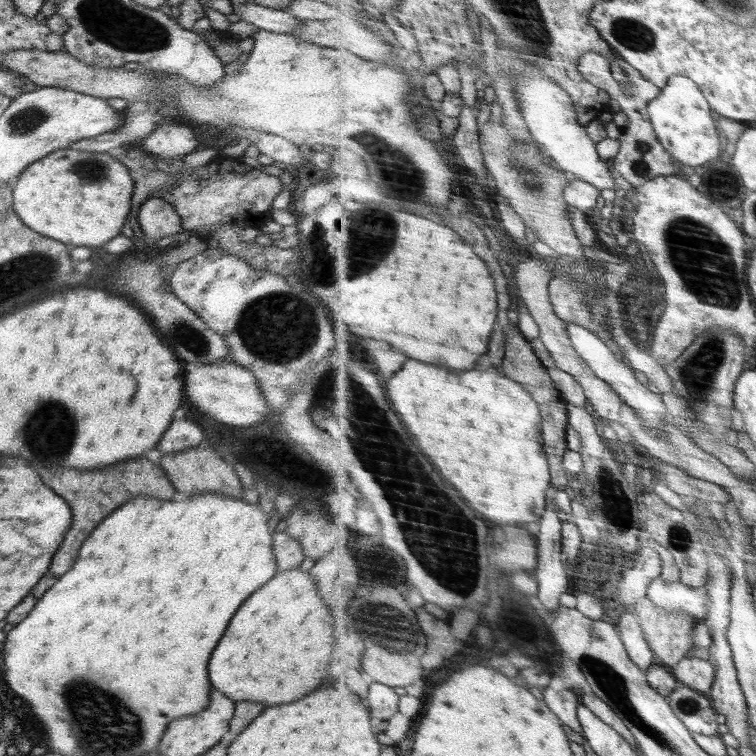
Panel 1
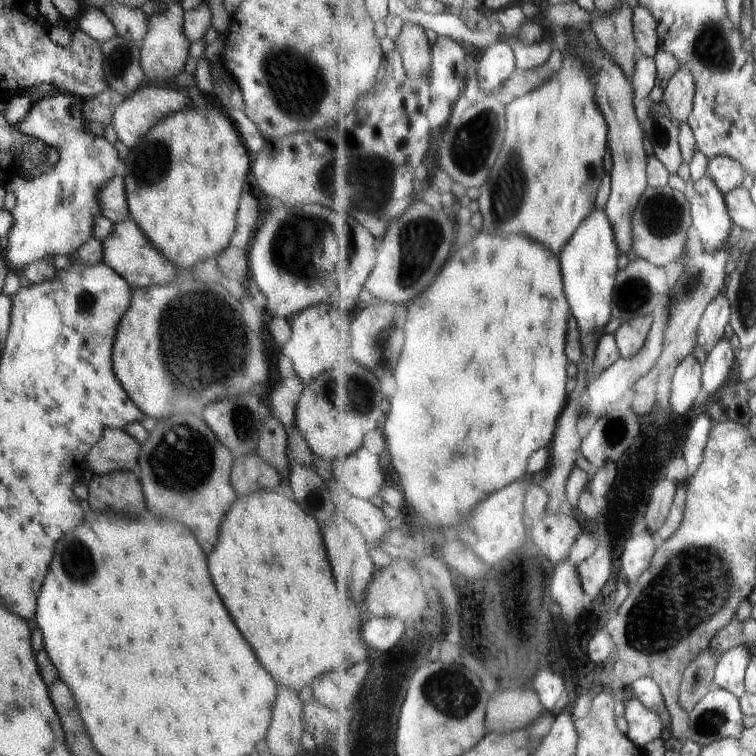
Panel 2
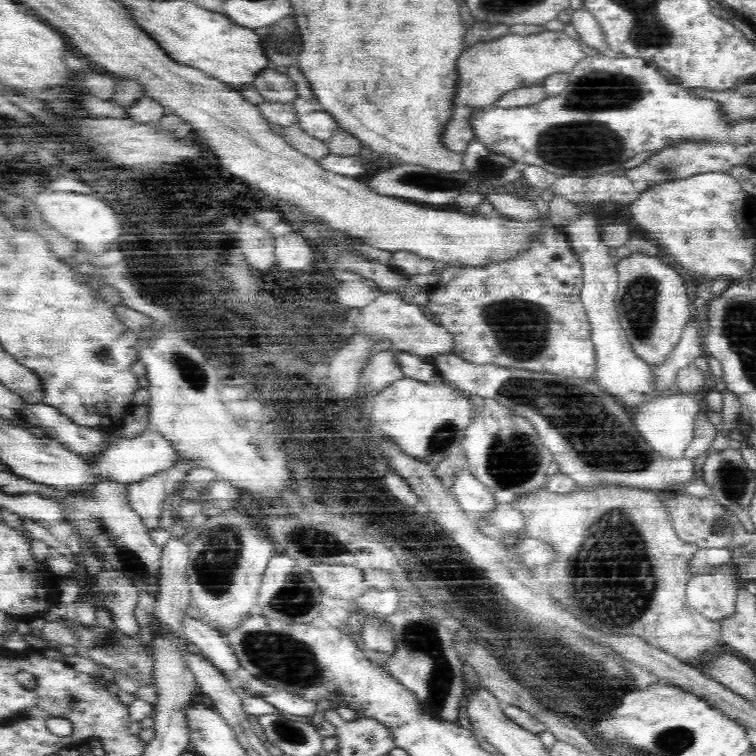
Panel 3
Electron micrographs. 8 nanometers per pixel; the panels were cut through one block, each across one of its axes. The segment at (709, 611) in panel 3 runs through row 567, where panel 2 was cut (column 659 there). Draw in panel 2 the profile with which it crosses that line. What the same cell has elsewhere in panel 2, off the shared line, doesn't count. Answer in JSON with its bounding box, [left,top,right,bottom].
[626,697,666,748]

